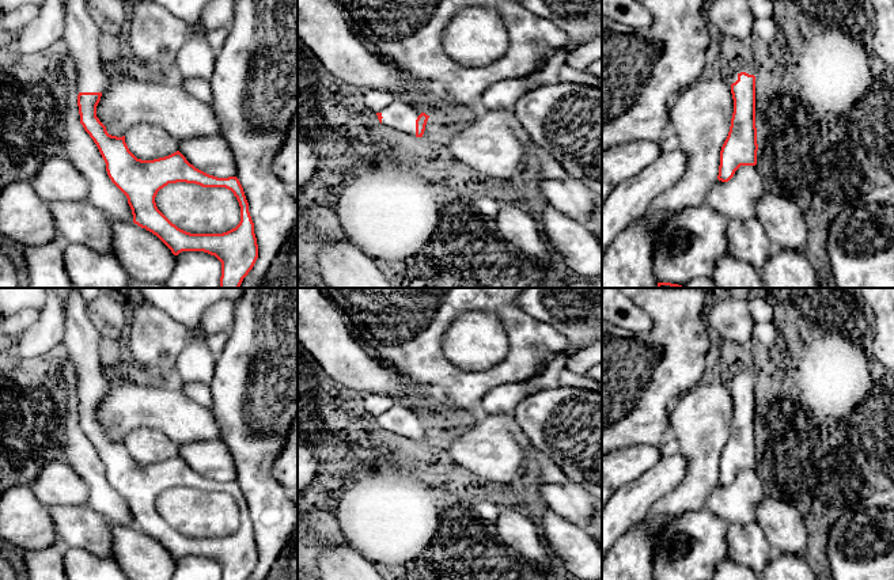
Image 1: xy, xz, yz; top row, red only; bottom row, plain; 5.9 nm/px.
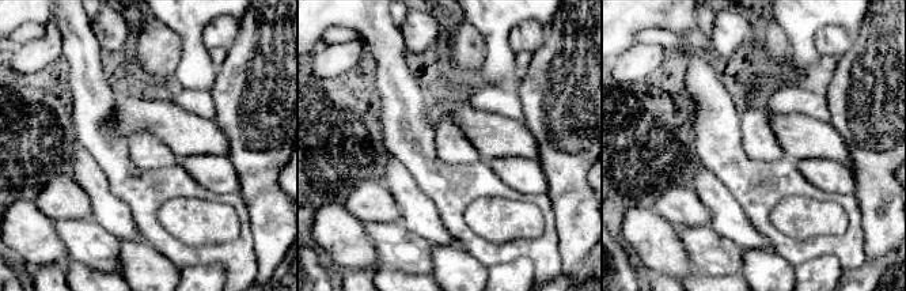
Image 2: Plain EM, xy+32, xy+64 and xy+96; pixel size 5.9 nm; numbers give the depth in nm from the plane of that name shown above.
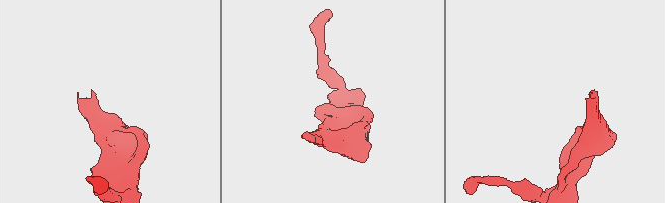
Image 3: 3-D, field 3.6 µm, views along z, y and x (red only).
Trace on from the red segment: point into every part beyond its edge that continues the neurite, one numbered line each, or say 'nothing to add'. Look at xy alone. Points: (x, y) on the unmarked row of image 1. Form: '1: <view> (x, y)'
1: xy (86, 348)

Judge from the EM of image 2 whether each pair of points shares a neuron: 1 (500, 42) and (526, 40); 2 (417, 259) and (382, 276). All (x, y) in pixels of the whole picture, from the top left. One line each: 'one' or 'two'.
1: two
2: two

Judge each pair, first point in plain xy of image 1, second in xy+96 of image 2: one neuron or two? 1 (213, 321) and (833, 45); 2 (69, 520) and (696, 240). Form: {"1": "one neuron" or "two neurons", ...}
{"1": "one neuron", "2": "one neuron"}

